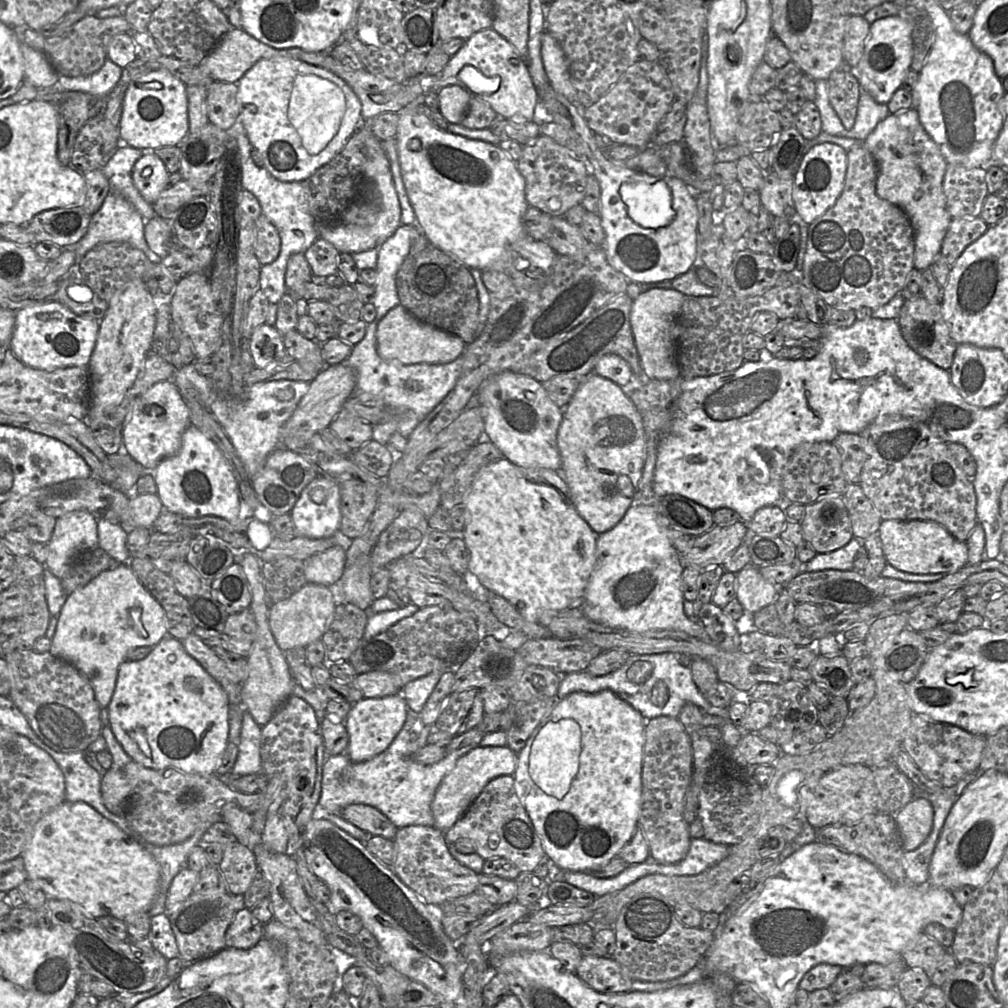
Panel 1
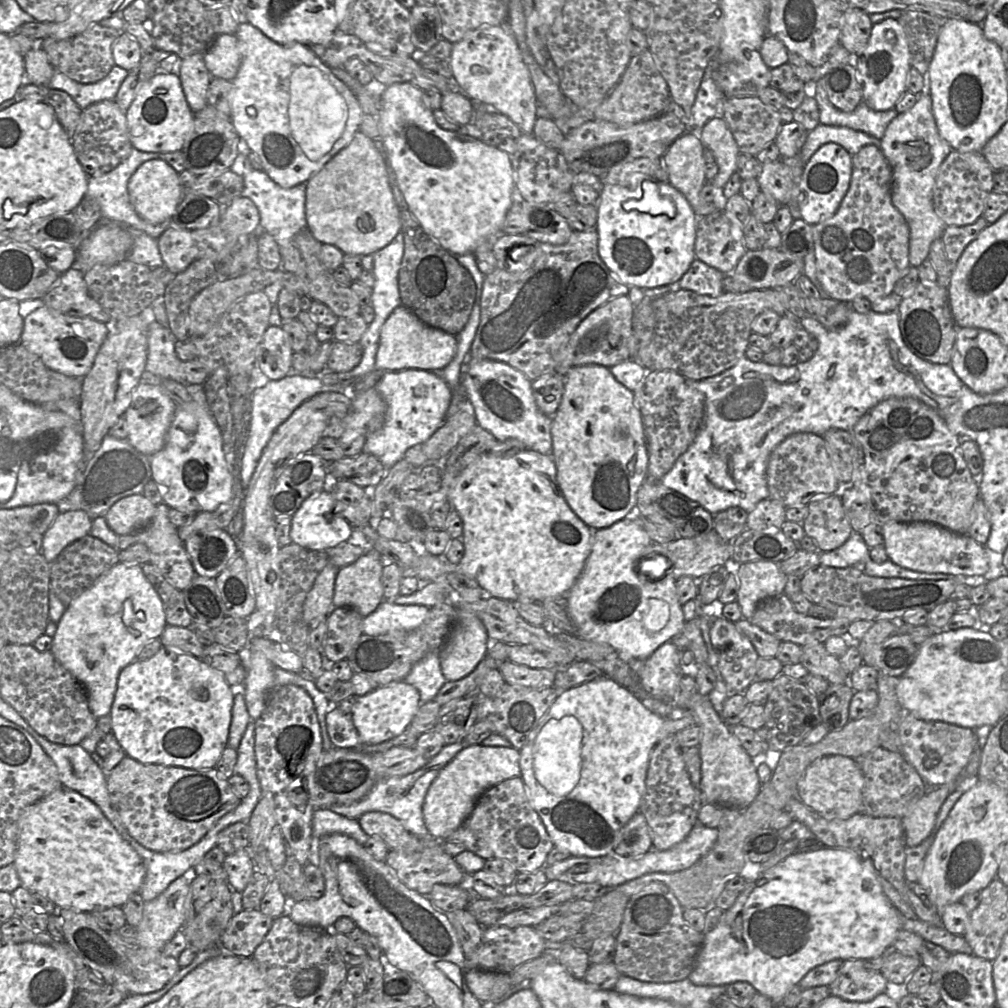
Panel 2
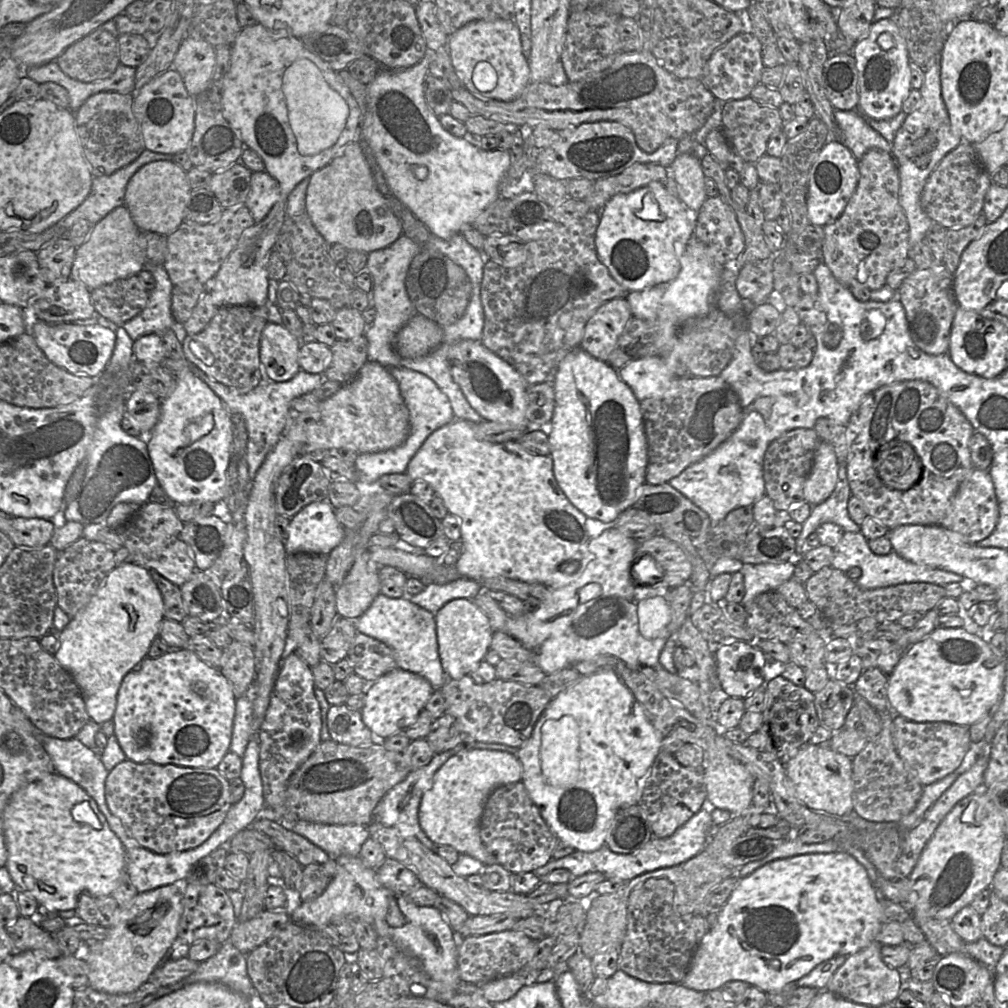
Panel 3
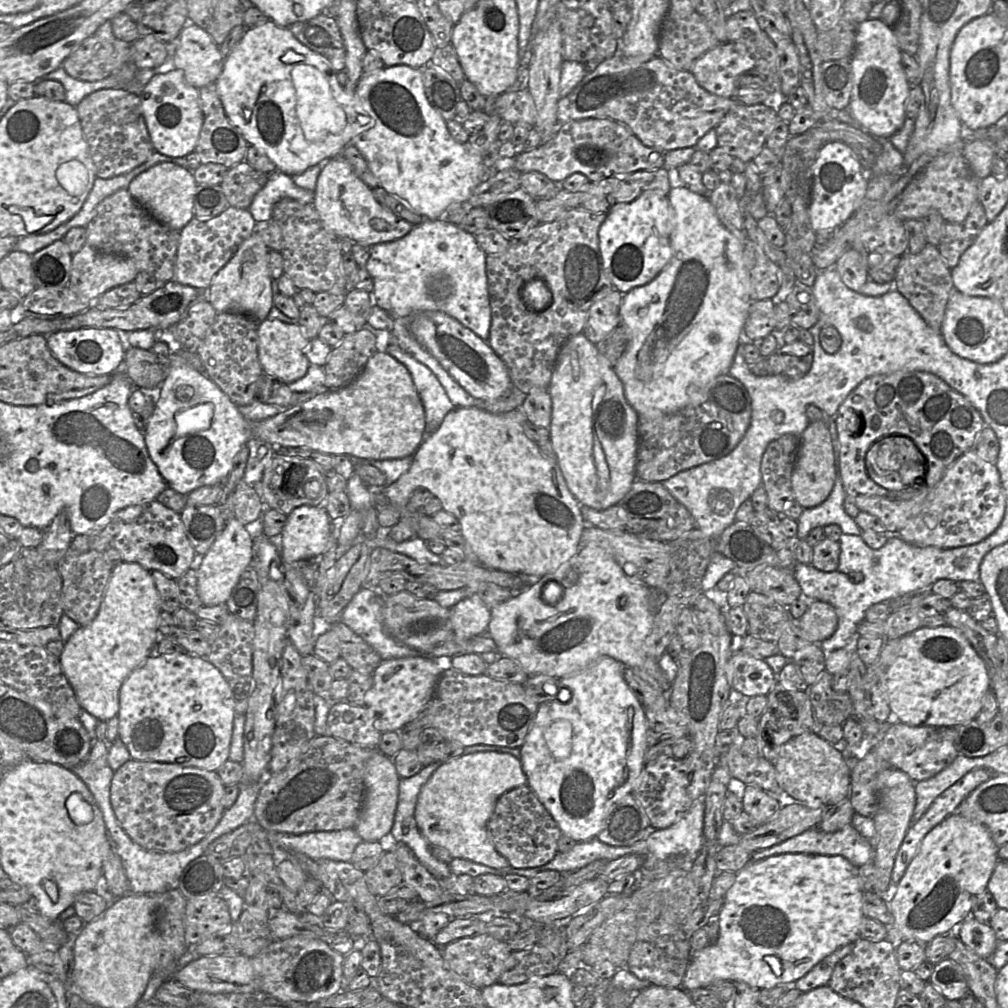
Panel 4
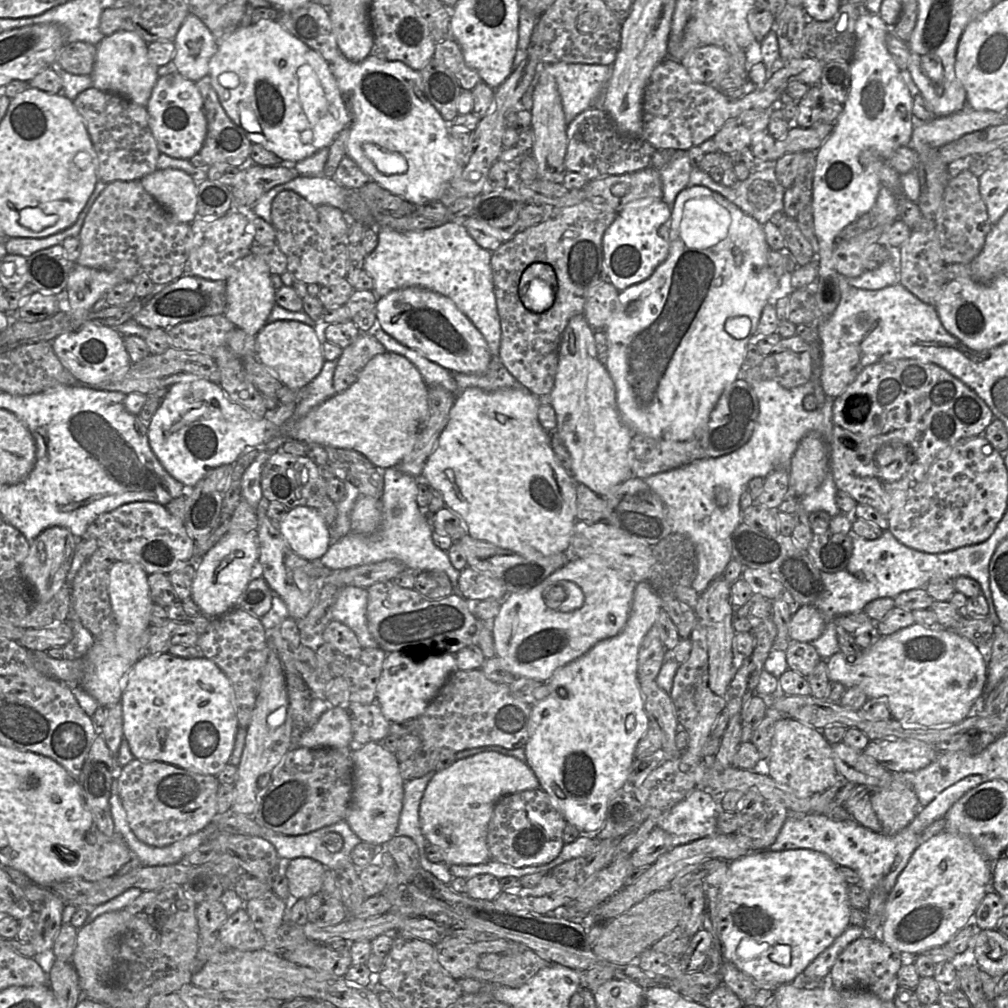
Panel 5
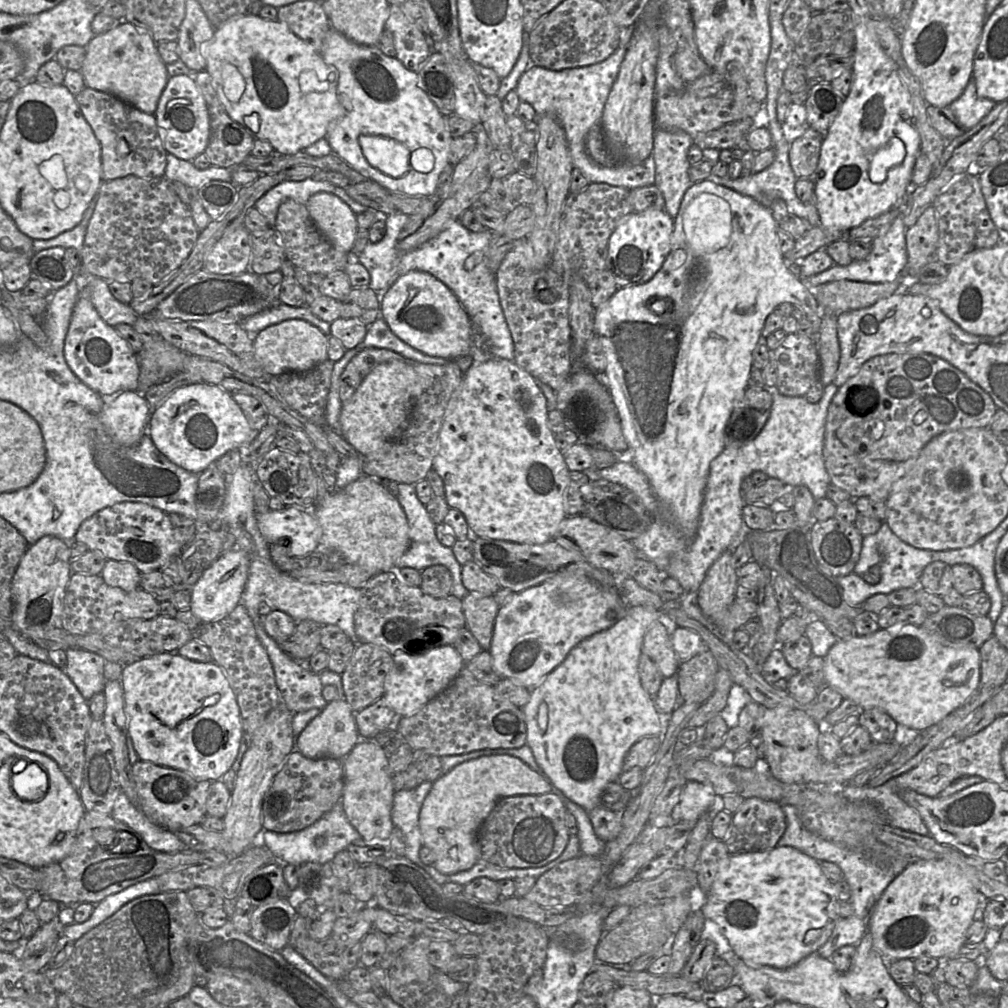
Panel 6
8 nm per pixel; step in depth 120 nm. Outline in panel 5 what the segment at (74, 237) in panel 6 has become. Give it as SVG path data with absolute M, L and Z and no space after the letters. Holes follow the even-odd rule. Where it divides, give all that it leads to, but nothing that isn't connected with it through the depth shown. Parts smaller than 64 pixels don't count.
M99 180L95 186L93 193L88 199L85 207L79 214L77 221L70 227L47 236L45 238L27 238L27 237L10 237L6 238L3 242L3 245L6 249L6 252L9 254L22 255L26 258L31 256L33 253L40 251L51 246L62 244L63 240L68 237L79 237L81 228L85 221L85 218L93 206L96 199L106 188L107 184Z

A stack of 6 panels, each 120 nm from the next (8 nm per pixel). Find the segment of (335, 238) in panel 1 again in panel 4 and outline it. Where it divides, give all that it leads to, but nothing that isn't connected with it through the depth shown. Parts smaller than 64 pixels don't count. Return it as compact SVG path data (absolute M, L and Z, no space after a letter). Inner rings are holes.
M341 155L322 164L314 189L313 207L325 227L338 238L349 238L367 246L400 239L415 227L380 204L372 189L356 176L351 165Z

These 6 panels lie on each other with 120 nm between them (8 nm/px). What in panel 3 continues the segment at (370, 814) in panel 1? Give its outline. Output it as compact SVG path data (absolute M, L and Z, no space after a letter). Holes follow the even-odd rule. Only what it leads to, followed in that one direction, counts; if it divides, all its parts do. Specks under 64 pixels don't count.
M375 820L366 827L370 837L377 840L383 846L386 857L396 859L407 866L416 874L421 884L435 890L439 895L456 902L470 916L505 914L517 919L523 919L544 914L552 908L547 905L535 904L526 895L515 893L512 890L499 892L476 888L465 877L457 875L446 860L435 851L428 849L420 841L403 837L396 828L384 826Z

